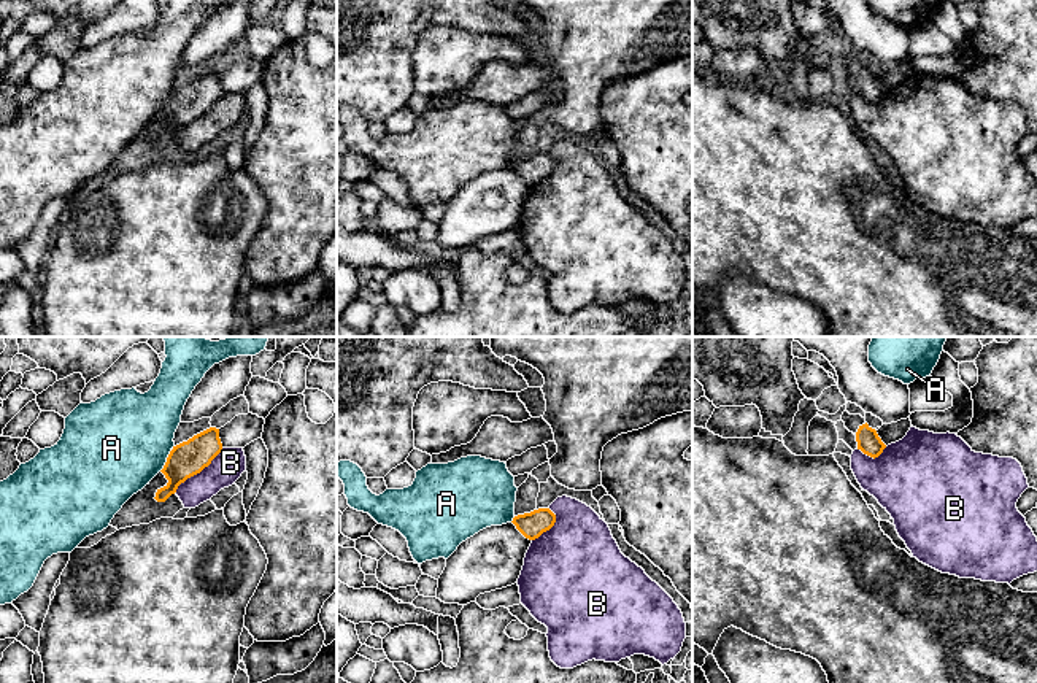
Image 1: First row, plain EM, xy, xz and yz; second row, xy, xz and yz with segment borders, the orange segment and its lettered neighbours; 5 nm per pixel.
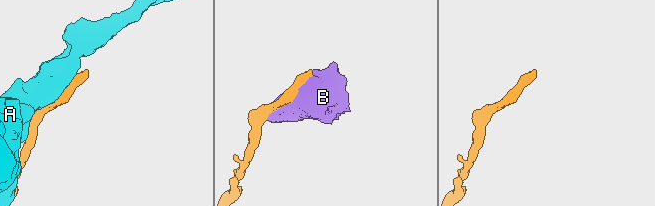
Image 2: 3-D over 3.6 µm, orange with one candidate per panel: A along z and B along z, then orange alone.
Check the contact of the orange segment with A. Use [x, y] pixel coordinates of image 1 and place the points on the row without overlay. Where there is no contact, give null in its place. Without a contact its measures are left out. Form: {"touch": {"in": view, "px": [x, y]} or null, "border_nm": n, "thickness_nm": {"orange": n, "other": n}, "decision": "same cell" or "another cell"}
{"touch": {"in": "xy", "px": [167, 105]}, "border_nm": 130, "thickness_nm": {"orange": 180, "other": 480}, "decision": "another cell"}

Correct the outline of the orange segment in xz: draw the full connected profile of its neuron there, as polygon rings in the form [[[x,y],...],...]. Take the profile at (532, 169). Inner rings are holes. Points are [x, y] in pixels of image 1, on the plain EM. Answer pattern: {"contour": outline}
{"contour": [[[538,152],[515,160],[511,167],[526,183],[535,184],[554,170],[556,159],[549,152]]]}

